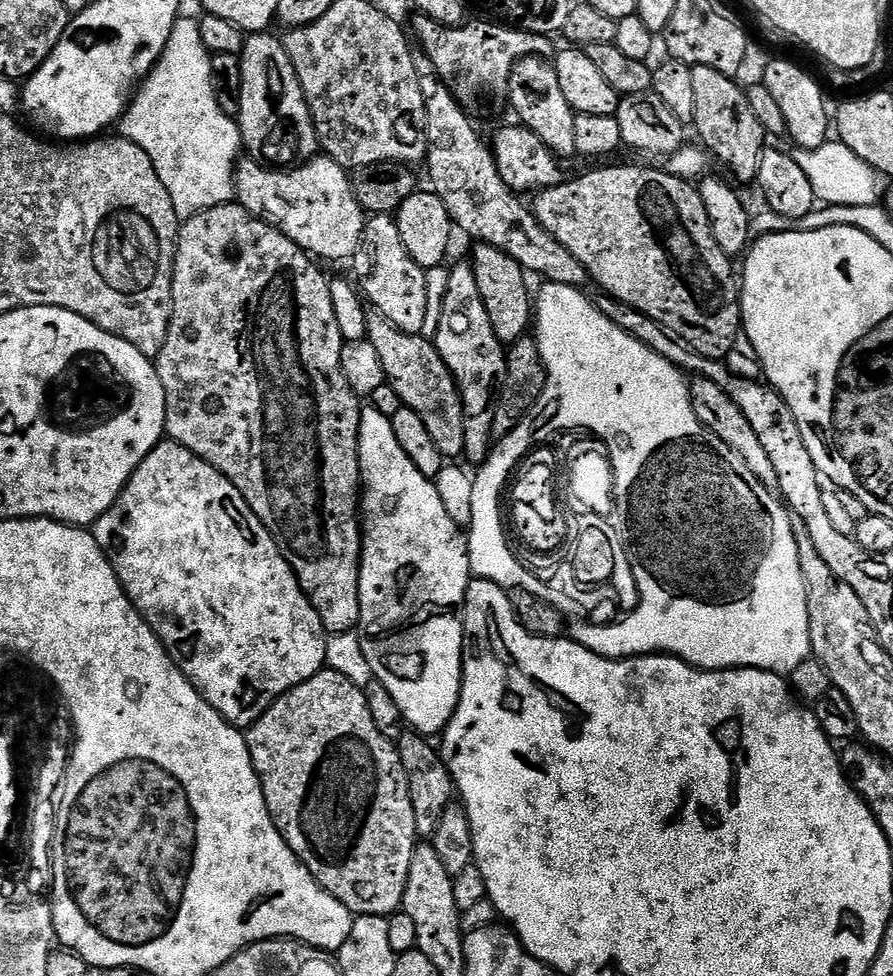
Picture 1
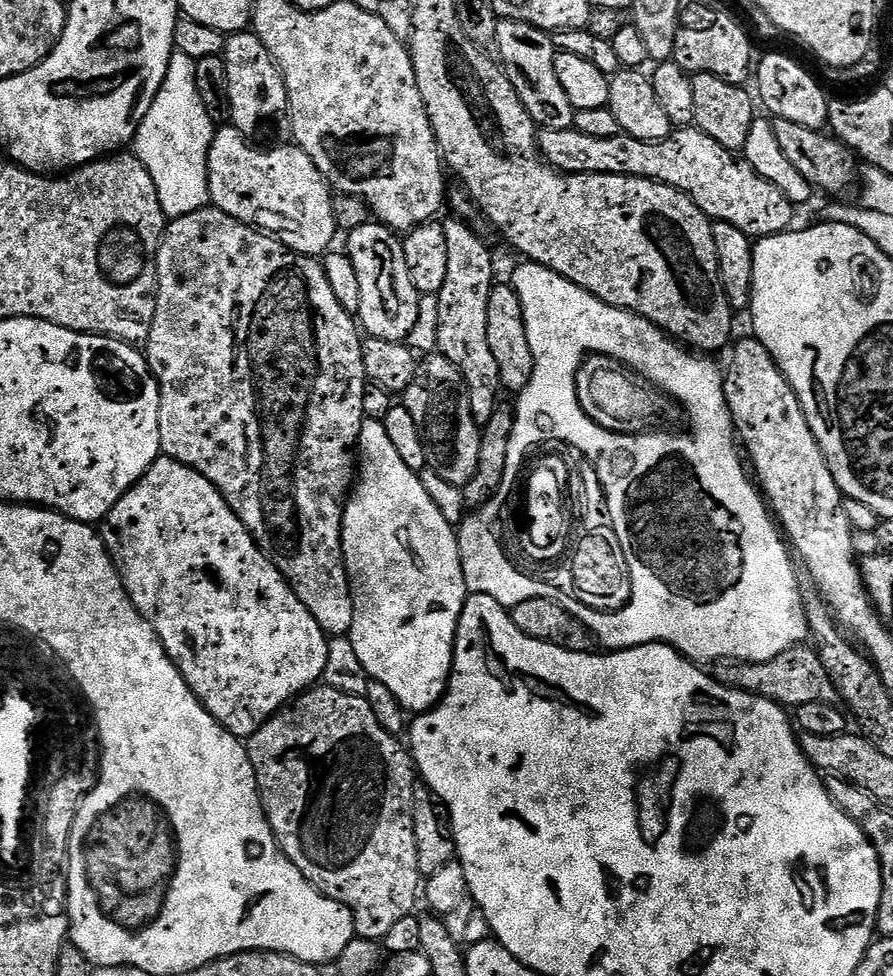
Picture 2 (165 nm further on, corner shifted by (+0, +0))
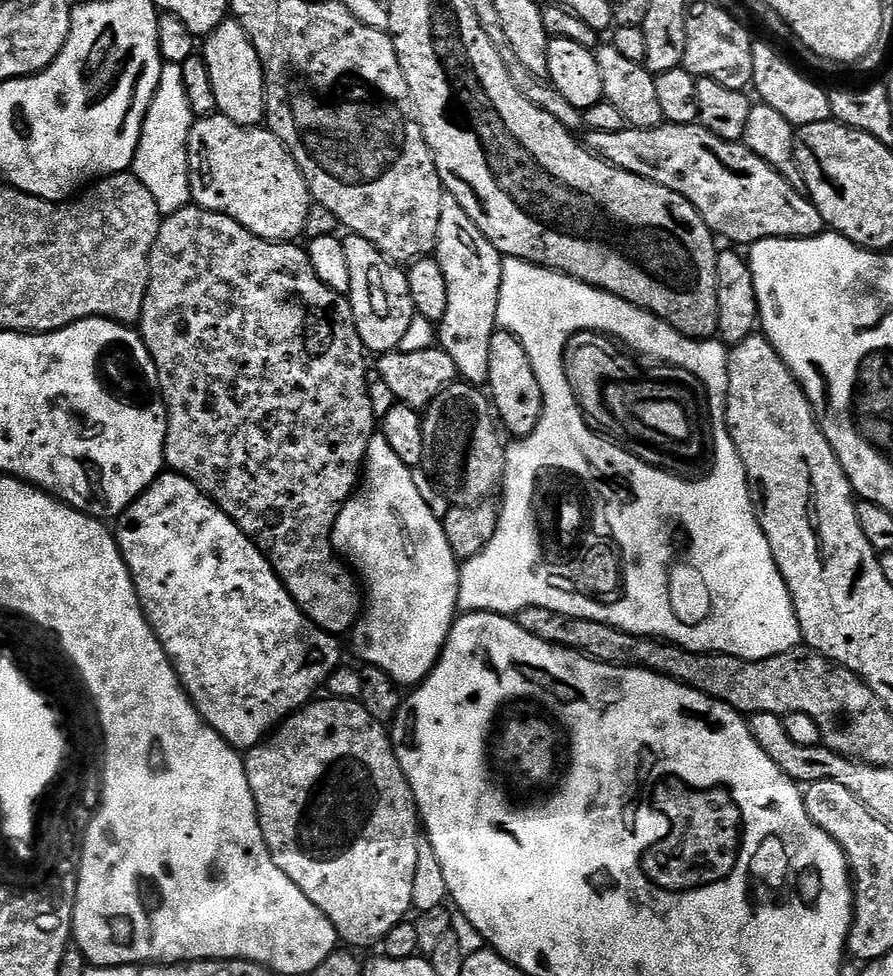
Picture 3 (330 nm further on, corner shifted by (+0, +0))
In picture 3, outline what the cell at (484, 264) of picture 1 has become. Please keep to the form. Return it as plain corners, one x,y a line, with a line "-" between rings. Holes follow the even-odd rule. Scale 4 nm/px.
497,330
490,338
490,374
486,388
490,393
491,407
505,433
508,431
512,438
523,438
536,429
544,409
542,386
538,374
534,374
534,366
530,366
526,346
522,346
513,332

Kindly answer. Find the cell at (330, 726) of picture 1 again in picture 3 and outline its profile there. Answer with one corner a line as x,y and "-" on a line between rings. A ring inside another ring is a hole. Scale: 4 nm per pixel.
325,698
313,699
304,705
299,712
293,712
267,738
247,749
244,756
246,778
250,782
250,790
254,794
256,813
262,826
264,841
268,852
272,856
274,866
326,914
326,918
334,926
337,937
349,949
361,950
379,945
381,940
394,930
394,926
405,923
407,912
413,911
412,895
414,894
414,866
418,866
418,842
422,839
422,821
416,810
416,799
410,790
410,782
398,762
392,749
392,737
389,729
381,721
375,720
363,706
359,699
342,700

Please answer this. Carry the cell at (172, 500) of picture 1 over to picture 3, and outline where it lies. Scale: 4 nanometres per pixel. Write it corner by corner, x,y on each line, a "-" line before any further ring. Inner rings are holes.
165,471
156,477
154,483
121,516
115,517
115,524
116,544
120,547
120,553
128,567
128,573
134,582
136,597
142,606
145,618
148,619
148,625
152,627
158,642
164,647
168,661
172,663
172,669
183,684
184,691
188,693
188,699
200,713
200,717
233,748
247,750
260,743
277,725
287,720
293,712
299,712
305,704
309,703
319,693
316,691
327,685
328,676
341,667
341,641
332,633
323,632
313,620
306,618
304,611
296,605
294,598
284,588
284,583
281,582
276,571
272,569
270,562
257,550
253,540
207,494
198,490
198,486
194,486
194,482
178,475
177,472

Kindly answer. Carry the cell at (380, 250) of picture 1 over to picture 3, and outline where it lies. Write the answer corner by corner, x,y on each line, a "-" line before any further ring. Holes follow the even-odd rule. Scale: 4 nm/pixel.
348,234
343,237
343,242
346,250
346,263
350,266
350,290
346,295
352,304
356,329
365,349
369,353
376,352
375,354
395,352
399,349
402,337
406,334
414,315
407,271
401,265
386,259
373,244
366,242
366,238

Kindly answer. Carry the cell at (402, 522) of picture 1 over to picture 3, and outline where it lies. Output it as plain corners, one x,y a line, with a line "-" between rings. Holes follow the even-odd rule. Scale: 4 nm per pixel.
383,434
373,435
368,452
364,456
364,466
362,469
362,479
359,481
358,490
353,492
352,497
344,503
344,508
338,514
336,525
332,531
332,547
349,565
356,564
355,571
362,581
363,591
366,593
366,603
363,605
360,618
356,622
355,628
350,633
352,639
352,648
356,651
356,656
367,667
384,672
397,685
408,684
407,686
419,685
421,680
426,679
432,673
432,667
440,658
440,651
444,649
444,644
448,640
448,635
452,629
454,621
458,616
456,599
458,598
458,582
460,581
460,564
455,555
450,550
450,542
444,533
442,521
434,516
430,506
418,492
412,477
413,469
398,454
394,454
394,449
390,447
390,442
386,442

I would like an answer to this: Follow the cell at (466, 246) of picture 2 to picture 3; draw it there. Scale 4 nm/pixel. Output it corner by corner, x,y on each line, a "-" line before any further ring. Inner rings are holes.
444,195
442,198
442,218
438,218
438,238
434,259
442,266
442,274
446,278
446,290
448,302
446,302
446,314
438,324
438,344
446,354
454,361
454,366
461,381
473,386
484,386
488,383
490,374
490,338
498,330
496,319
498,318
498,294
502,286
502,266
504,260
500,251
488,241
486,234
474,226
470,214
458,206
453,196

